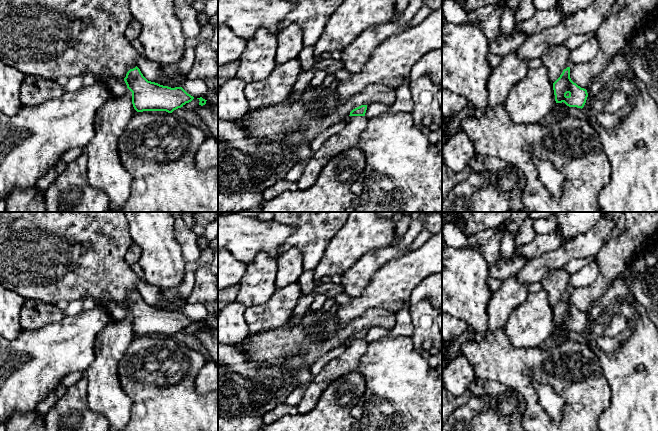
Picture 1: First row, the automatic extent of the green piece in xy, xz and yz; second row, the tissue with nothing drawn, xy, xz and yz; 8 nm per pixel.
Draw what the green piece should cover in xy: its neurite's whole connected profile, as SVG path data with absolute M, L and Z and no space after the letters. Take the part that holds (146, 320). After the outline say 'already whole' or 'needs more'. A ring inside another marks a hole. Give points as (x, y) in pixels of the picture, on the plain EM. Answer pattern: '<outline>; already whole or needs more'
M137 290L130 293L124 303L108 301L97 302L97 305L101 305L113 321L121 321L129 313L132 316L133 331L137 336L172 337L194 323L182 311L171 312L148 305Z; needs more

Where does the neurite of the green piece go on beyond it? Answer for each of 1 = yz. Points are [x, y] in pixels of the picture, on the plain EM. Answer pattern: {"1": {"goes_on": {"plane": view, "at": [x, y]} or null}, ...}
{"1": {"goes_on": null}}

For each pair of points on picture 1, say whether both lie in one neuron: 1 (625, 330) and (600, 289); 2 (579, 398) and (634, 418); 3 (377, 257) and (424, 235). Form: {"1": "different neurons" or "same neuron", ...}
{"1": "different neurons", "2": "different neurons", "3": "different neurons"}

